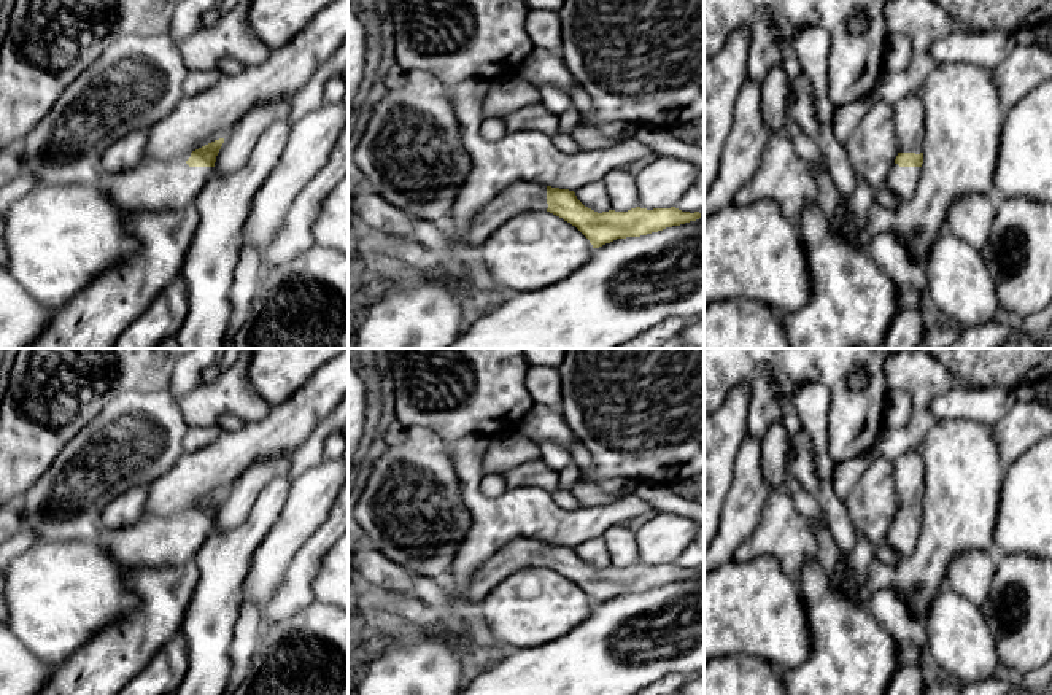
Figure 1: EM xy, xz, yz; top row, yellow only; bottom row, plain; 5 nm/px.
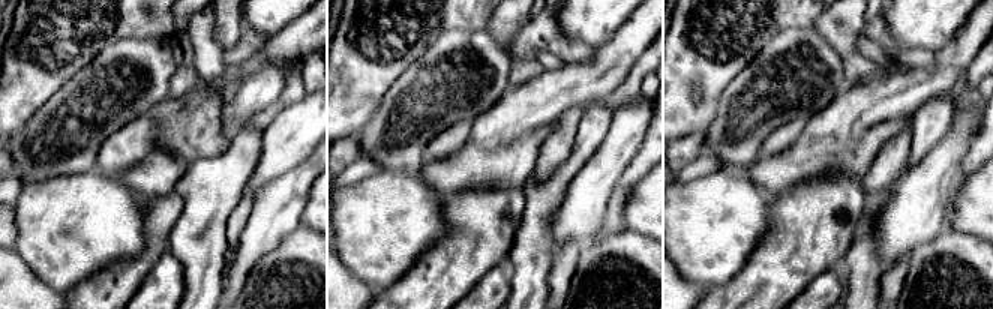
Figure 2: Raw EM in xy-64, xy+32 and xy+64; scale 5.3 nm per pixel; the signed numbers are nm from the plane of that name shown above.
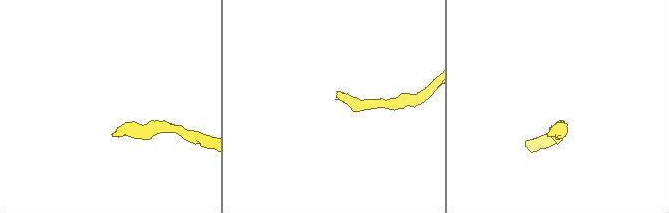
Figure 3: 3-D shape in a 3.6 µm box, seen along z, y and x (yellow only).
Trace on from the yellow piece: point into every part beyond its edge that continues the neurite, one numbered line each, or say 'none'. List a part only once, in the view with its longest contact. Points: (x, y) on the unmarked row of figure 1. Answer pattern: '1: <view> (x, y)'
1: xy (162, 536)

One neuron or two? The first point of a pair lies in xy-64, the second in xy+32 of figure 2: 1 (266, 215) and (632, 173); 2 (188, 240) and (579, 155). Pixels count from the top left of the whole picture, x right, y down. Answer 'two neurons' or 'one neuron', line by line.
1: one neuron
2: one neuron

